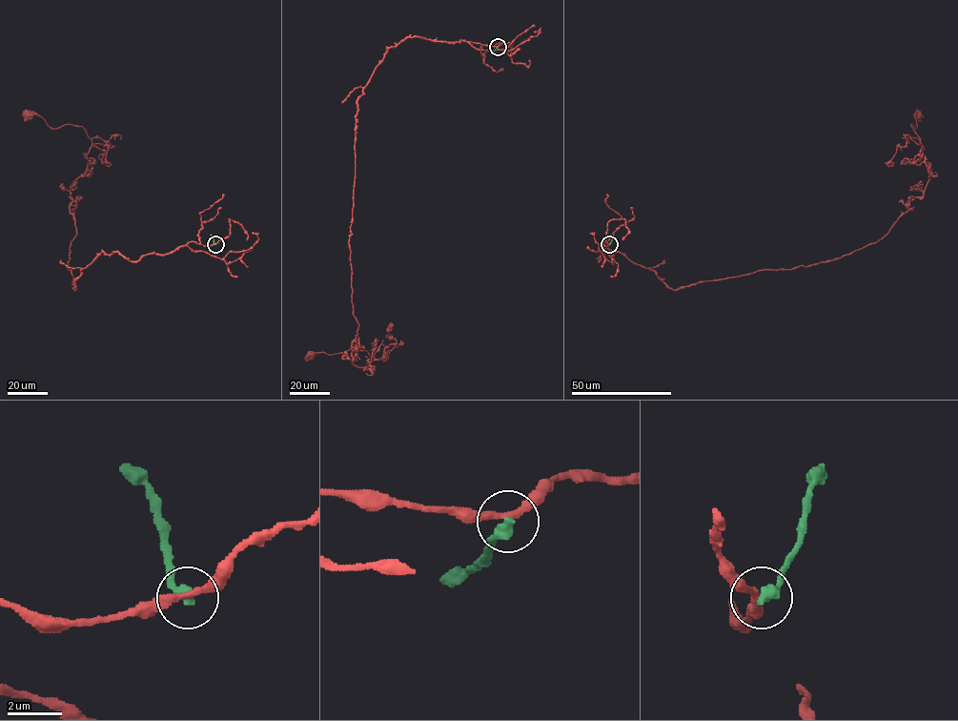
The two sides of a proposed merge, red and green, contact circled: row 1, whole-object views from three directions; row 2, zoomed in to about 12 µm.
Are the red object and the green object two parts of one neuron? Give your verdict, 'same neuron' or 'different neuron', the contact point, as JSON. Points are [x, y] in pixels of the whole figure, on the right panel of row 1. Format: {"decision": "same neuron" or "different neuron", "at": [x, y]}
{"decision": "different neuron", "at": [609, 244]}

